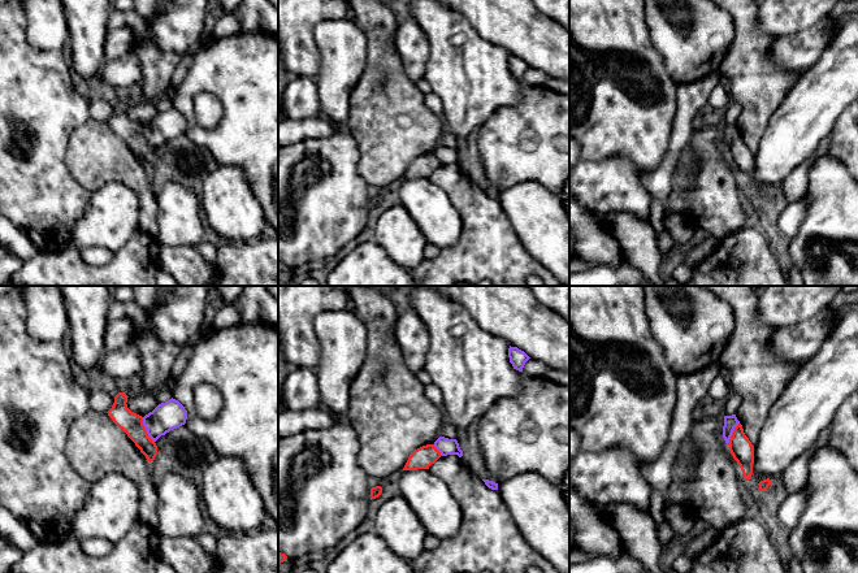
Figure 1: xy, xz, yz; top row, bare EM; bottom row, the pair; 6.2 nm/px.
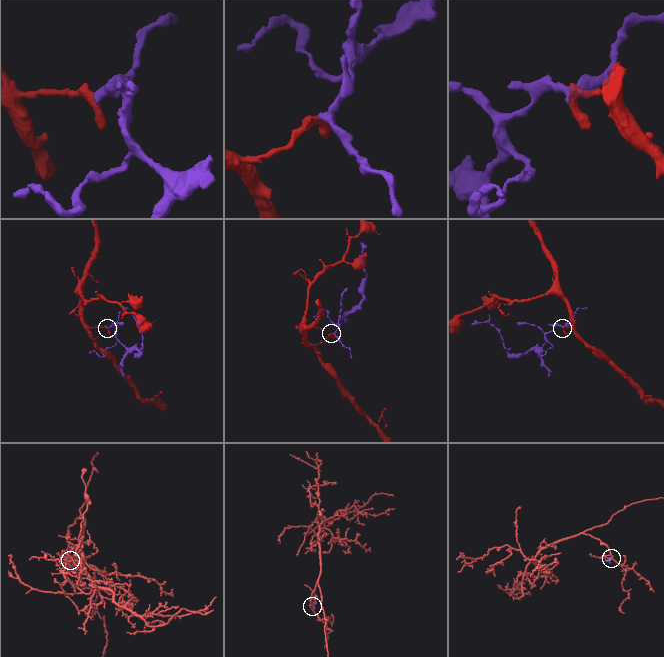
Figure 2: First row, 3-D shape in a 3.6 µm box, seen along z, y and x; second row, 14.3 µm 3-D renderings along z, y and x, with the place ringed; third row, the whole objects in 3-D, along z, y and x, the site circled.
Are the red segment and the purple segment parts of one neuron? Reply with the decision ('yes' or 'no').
no

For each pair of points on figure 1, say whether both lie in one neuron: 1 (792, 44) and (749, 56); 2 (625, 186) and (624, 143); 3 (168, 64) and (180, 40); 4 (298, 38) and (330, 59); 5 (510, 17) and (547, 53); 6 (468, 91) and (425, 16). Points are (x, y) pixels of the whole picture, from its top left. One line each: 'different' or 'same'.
1: different
2: different
3: different
4: different
5: same
6: same

